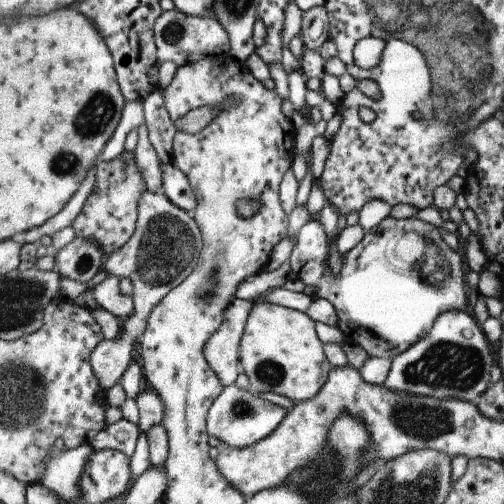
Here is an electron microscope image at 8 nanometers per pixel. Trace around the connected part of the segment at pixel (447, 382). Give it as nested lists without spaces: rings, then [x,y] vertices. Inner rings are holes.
[[[447,310],[437,316],[433,328],[427,332],[427,336],[423,336],[423,340],[415,342],[411,348],[393,358],[391,370],[381,386],[393,392],[409,392],[413,396],[429,396],[437,400],[465,400],[477,404],[479,396],[491,386],[489,370],[493,366],[493,358],[489,354],[487,342],[489,340],[485,338],[479,324],[469,314],[465,314],[465,310]]]

